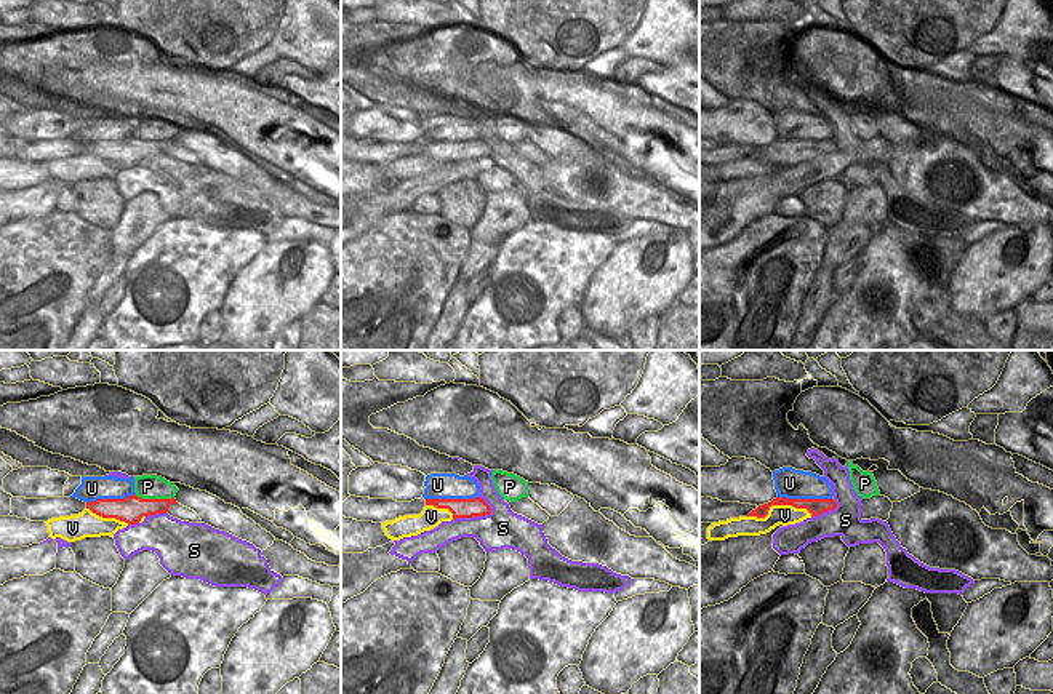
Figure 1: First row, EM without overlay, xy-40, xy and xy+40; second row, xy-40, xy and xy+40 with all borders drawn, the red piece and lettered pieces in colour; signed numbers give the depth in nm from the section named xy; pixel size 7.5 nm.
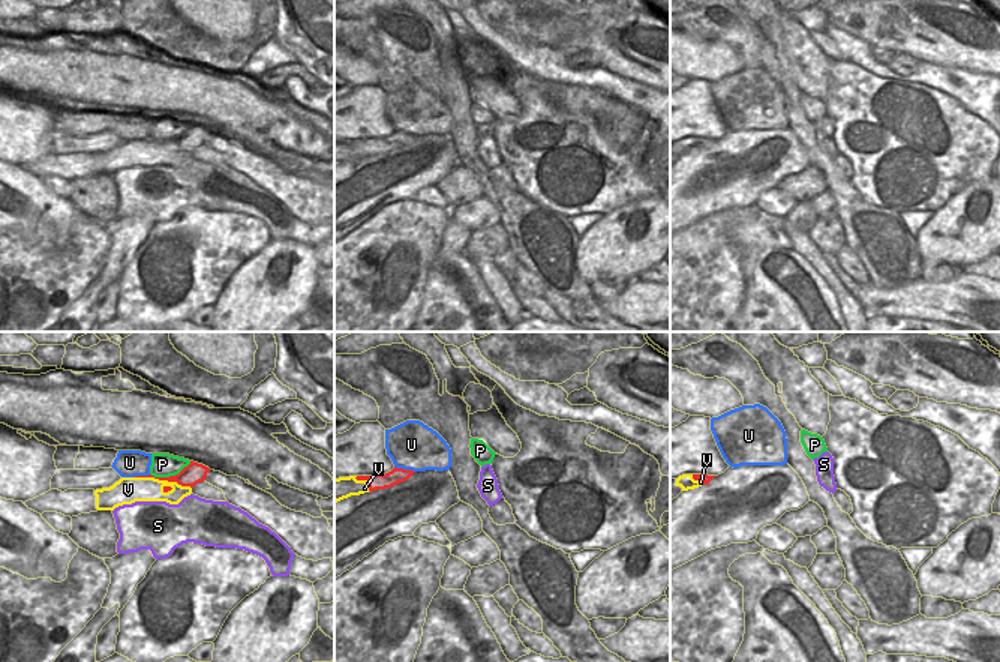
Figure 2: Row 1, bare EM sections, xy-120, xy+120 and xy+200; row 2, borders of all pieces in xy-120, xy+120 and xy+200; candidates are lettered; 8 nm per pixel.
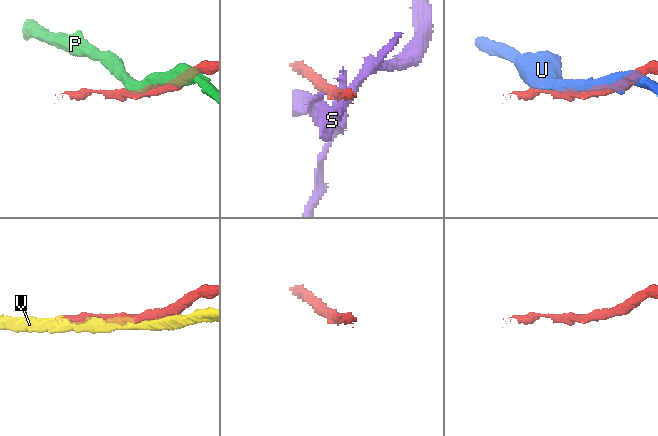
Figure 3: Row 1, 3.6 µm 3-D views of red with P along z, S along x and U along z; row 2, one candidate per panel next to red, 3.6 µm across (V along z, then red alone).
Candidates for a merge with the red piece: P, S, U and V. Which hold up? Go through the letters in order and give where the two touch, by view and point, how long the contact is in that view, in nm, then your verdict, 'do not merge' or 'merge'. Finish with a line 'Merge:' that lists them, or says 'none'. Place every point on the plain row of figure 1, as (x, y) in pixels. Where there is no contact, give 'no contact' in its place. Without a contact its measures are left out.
P: xy-40 (154, 141) | 300 nm | do not merge
S: xy (472, 157) | 320 nm | do not merge
U: xy+40 (805, 141) | 400 nm | do not merge
V: xy+40 (778, 146) | 500 nm | do not merge
Merge: none

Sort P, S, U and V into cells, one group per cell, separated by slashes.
P / S / U / V

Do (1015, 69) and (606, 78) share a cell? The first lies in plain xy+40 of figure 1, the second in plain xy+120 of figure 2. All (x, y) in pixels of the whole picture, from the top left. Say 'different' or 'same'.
different

